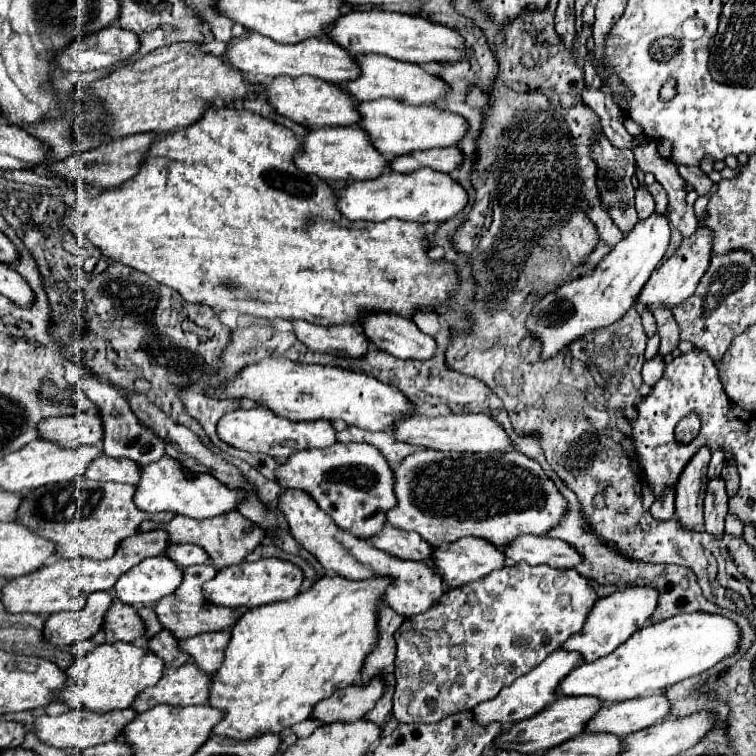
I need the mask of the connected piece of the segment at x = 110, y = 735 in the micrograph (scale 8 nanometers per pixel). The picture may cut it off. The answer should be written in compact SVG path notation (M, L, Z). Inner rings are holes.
M124 708L124 710L116 710L116 712L106 712L106 714L96 714L90 710L68 710L60 716L48 716L42 714L34 720L34 732L40 738L40 742L54 746L54 748L62 748L62 750L84 750L84 748L92 748L110 740L116 740L122 732L122 728L132 722L136 716L134 710Z

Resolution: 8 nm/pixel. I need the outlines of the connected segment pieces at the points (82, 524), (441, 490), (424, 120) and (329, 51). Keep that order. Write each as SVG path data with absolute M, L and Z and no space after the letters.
M68 482L48 484L32 488L22 496L16 522L46 538L56 546L58 558L92 558L106 560L112 558L118 544L138 532L140 522L150 520L150 514L140 512L134 506L136 486L114 484L114 482L84 482L82 486L72 486L68 494Z
M418 450L406 456L398 466L392 468L396 476L396 508L388 510L388 522L400 530L414 530L434 544L434 548L450 544L464 536L484 538L496 548L504 548L510 540L522 534L542 536L562 520L566 500L556 490L554 482L546 478L540 464L516 450L508 452L436 452Z
M380 98L358 104L356 112L360 112L360 120L356 122L358 128L364 128L364 132L368 132L368 138L372 138L372 146L382 156L388 156L388 160L392 160L394 156L410 154L414 150L456 146L456 142L466 134L466 122L462 116L442 112L436 106L408 106L400 104L398 100Z
M248 32L248 36L240 42L234 42L226 48L224 60L240 70L240 72L252 72L266 78L276 76L316 76L320 80L328 82L348 82L358 76L358 64L352 60L352 54L348 54L344 48L334 44L328 38L308 38L302 44L274 44L266 36L260 36L256 32Z

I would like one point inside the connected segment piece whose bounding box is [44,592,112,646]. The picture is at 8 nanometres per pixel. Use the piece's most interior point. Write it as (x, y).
(63, 627)

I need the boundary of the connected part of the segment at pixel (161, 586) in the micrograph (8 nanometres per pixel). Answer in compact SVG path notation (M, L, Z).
M168 556L146 558L114 584L116 598L128 606L154 606L182 582L182 568Z

